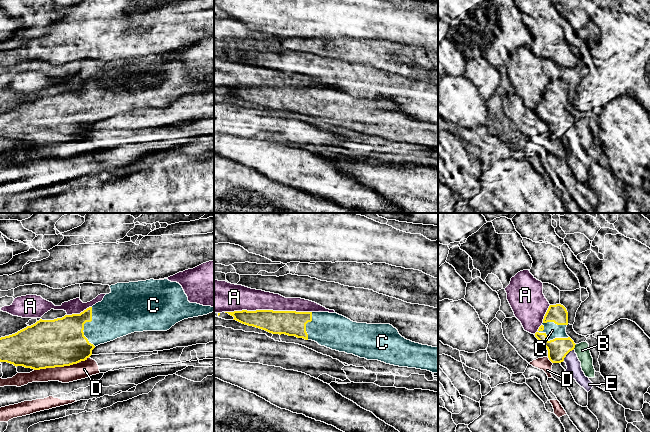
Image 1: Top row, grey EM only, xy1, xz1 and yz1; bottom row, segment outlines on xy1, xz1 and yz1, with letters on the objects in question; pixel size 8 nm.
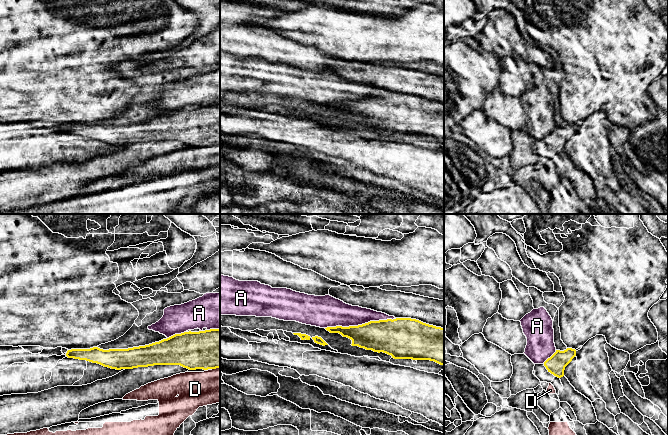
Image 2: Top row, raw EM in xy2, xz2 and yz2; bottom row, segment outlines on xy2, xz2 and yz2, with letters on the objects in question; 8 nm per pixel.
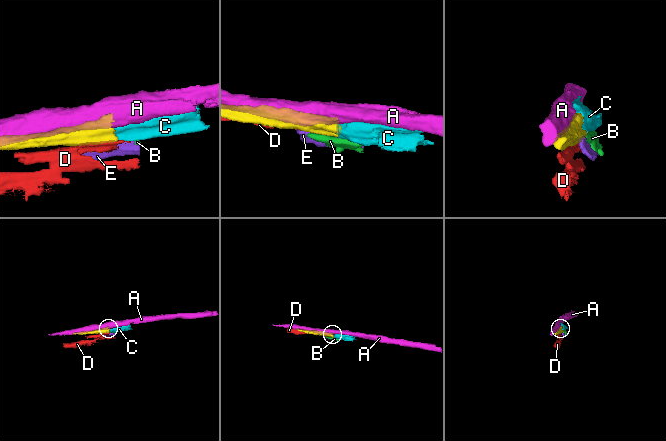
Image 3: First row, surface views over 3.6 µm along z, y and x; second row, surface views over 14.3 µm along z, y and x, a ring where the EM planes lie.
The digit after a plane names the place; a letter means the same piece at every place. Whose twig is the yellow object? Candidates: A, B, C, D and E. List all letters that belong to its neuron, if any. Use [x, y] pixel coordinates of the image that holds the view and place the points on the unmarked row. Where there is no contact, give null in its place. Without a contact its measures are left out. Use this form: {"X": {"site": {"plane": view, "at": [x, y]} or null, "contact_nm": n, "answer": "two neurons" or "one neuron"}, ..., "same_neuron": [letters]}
{"A": {"site": {"plane": "xz1", "at": [268, 86]}, "contact_nm": 700, "answer": "two neurons"}, "B": {"site": {"plane": "yz1", "at": [574, 123]}, "contact_nm": 50, "answer": "two neurons"}, "C": {"site": {"plane": "yz1", "at": [552, 116]}, "contact_nm": 260, "answer": "one neuron"}, "D": {"site": {"plane": "xy1", "at": [61, 142]}, "contact_nm": 460, "answer": "two neurons"}, "E": {"site": {"plane": "yz1", "at": [567, 129]}, "contact_nm": 130, "answer": "two neurons"}, "same_neuron": ["C"]}

